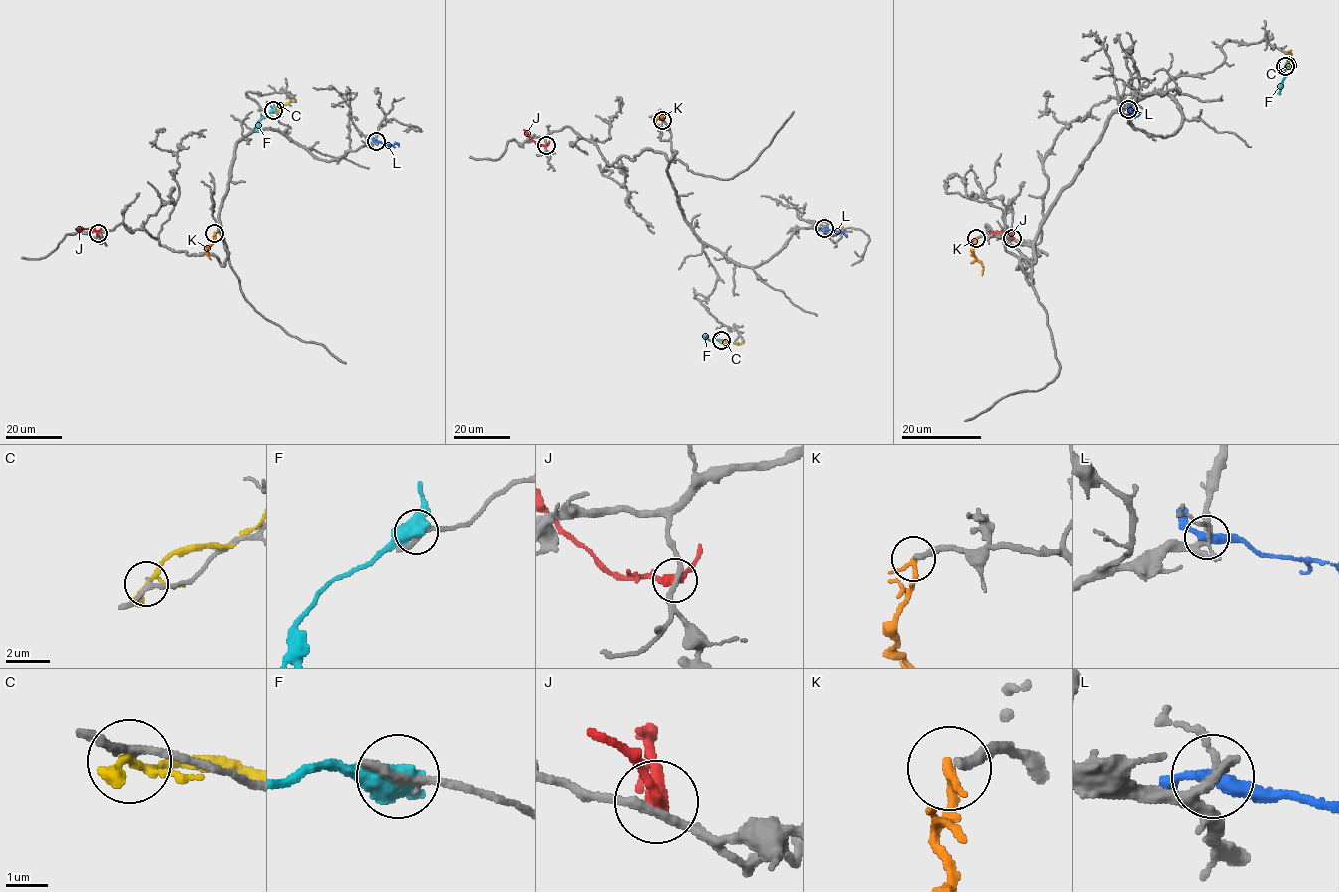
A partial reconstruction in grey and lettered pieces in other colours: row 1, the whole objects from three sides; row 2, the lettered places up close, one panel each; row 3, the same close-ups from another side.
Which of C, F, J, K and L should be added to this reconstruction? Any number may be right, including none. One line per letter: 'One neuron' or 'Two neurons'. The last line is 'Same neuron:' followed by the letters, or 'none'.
C: Two neurons
F: Two neurons
J: Two neurons
K: Two neurons
L: Two neurons
Same neuron: none

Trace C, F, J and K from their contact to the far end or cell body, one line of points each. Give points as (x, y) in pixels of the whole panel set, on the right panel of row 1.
C: (1287, 64), (1288, 52)
F: (1285, 65), (1286, 75), (1281, 81), (1280, 93)
J: (1012, 238), (1011, 231), (989, 231)
K: (976, 237), (973, 255), (983, 267), (982, 275)

